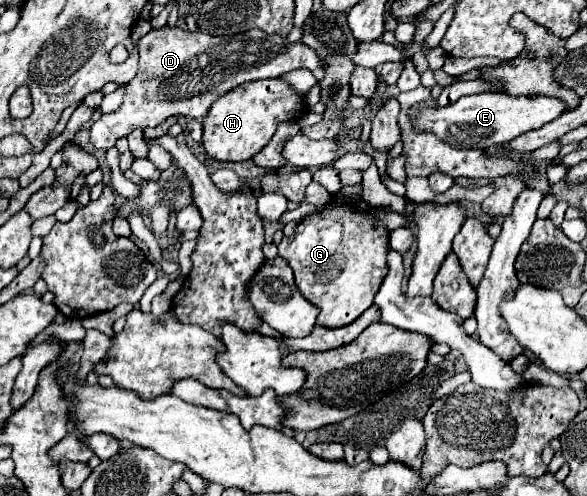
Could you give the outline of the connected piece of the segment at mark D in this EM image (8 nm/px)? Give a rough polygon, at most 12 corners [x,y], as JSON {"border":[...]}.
{"border":[[159,28],[95,150],[169,116],[203,118],[231,88],[309,68],[303,42],[253,28]]}

